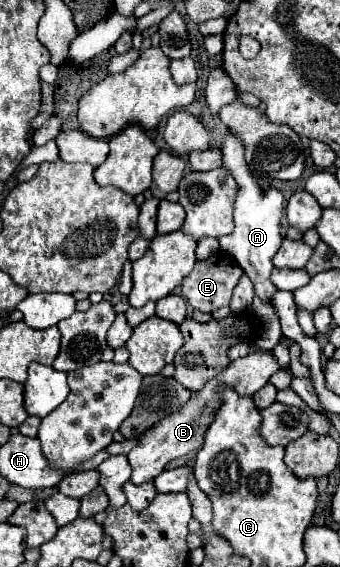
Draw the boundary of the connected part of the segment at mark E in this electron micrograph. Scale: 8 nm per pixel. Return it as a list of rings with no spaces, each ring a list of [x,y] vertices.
[[[212,254],[206,260],[198,260],[194,270],[184,278],[182,294],[192,308],[202,310],[202,312],[214,312],[216,308],[228,306],[232,290],[238,284],[240,274],[242,274],[242,270],[232,258],[228,258],[226,254]]]

